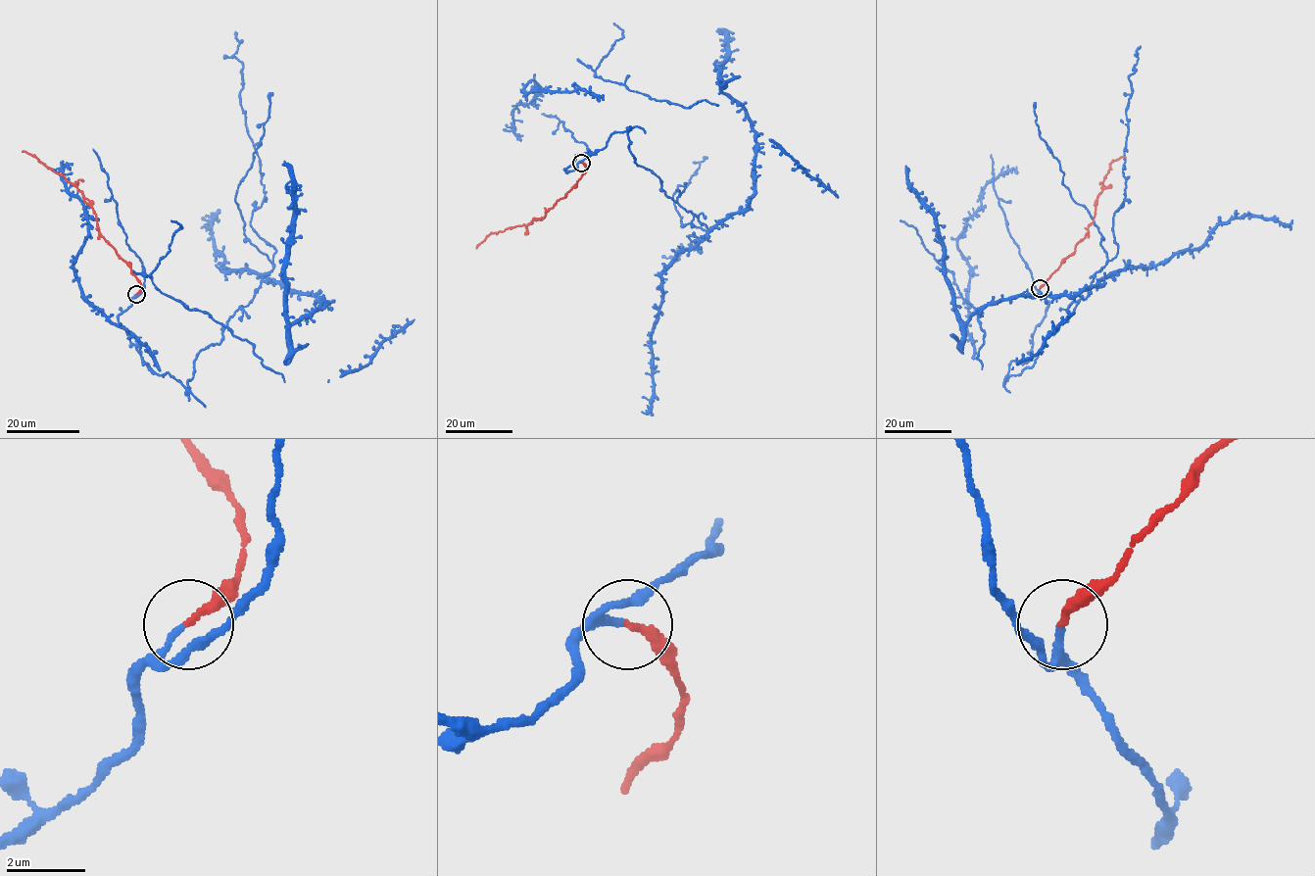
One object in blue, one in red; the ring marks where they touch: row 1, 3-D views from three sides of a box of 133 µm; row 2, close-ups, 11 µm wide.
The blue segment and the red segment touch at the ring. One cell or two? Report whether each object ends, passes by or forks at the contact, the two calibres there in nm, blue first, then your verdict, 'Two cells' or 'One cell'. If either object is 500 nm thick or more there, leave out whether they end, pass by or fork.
At the ring blue ends. At the ring red ends. Thickness 160 nm (blue) against 200 nm. One cell

